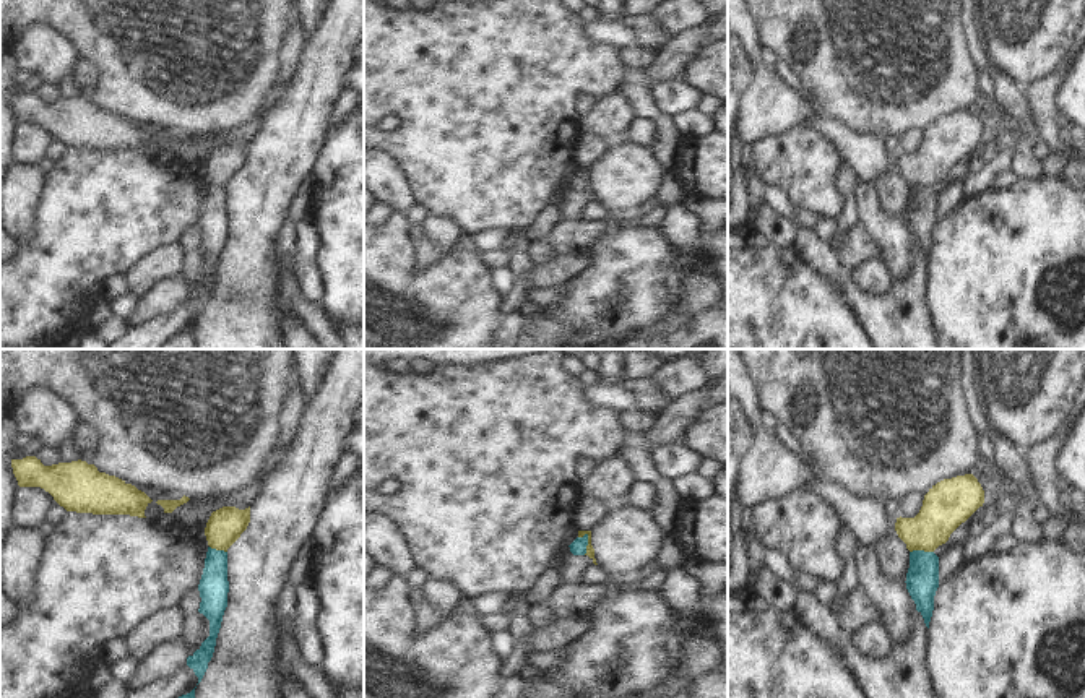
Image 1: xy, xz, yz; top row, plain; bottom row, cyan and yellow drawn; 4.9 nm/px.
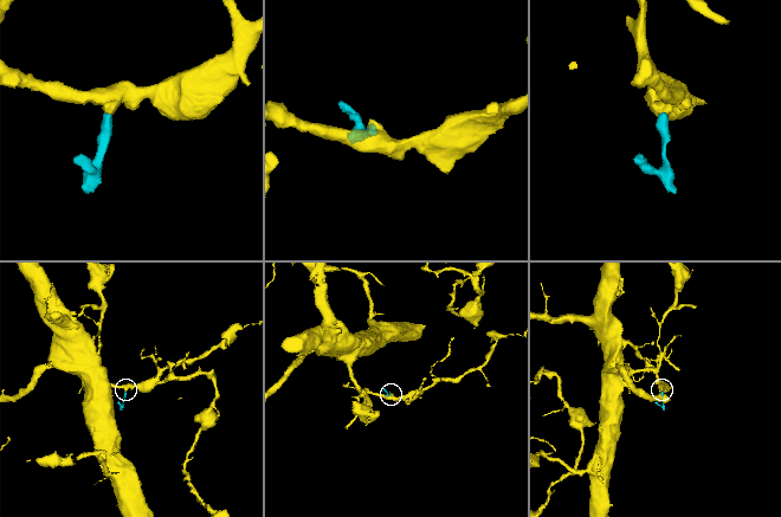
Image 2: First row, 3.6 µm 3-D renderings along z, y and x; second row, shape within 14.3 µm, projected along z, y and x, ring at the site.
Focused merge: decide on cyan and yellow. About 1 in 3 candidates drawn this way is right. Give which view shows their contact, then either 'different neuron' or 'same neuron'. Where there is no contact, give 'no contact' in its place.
xz | different neuron

